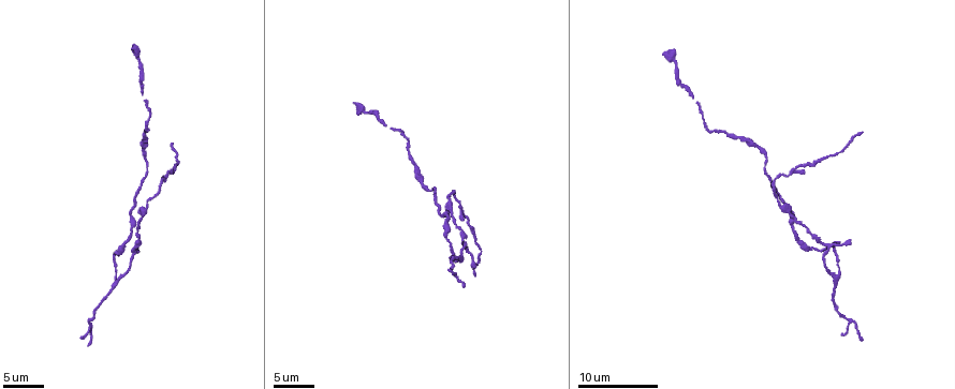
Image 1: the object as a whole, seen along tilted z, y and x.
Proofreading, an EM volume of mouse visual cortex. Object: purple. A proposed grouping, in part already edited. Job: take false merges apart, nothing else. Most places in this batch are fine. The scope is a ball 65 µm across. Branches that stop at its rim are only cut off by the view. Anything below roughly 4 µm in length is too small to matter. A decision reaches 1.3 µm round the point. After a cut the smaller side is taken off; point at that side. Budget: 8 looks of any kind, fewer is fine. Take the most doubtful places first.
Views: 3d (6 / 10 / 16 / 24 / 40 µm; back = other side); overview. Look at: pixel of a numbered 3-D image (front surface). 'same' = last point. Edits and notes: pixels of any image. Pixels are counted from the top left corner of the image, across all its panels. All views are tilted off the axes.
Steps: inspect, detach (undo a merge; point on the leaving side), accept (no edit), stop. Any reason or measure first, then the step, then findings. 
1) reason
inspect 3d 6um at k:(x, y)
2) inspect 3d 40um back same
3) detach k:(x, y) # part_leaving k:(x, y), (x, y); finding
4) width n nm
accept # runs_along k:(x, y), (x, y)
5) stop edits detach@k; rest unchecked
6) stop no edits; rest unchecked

branch point
inspect 3d 16um at 1:(795, 220)

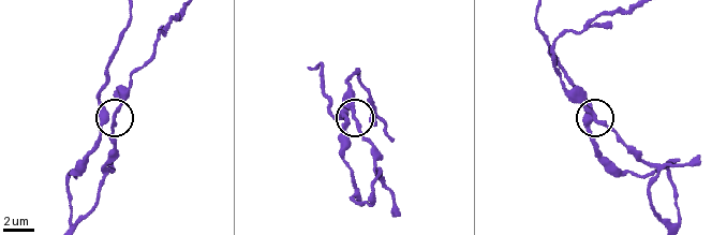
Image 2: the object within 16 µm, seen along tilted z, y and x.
arms 3
accept # runs_along 2:(559, 61), (594, 116), (568, 91); all the same cell

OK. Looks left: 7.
calibre changes
inspect 3d 10um at 1:(111, 290)

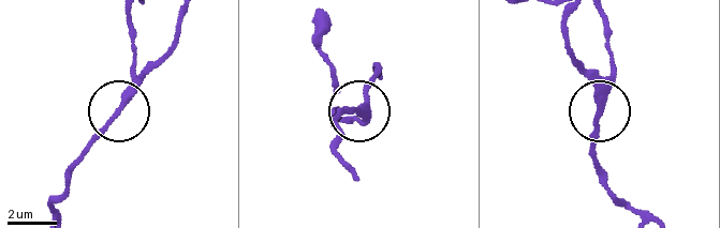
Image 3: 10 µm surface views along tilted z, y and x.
width 230 nm
accept # runs_along 3:(185, 10), (166, 59), (79, 156); one cell here

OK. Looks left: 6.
a narrow waist
inspect 3d 10um at 1:(701, 118)

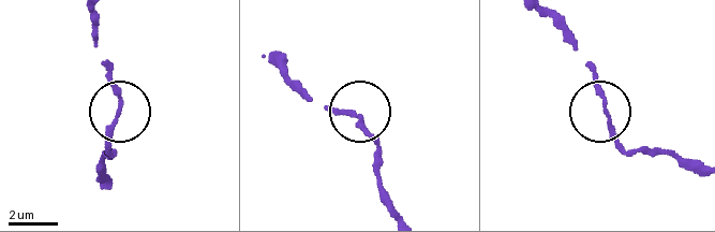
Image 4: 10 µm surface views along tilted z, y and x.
accept # runs_along 4:(395, 212), (377, 175), (371, 133), (357, 117), (308, 102); continuous, no second cell

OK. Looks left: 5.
sudden change in width
inspect 3d 6um at 1:(468, 220)

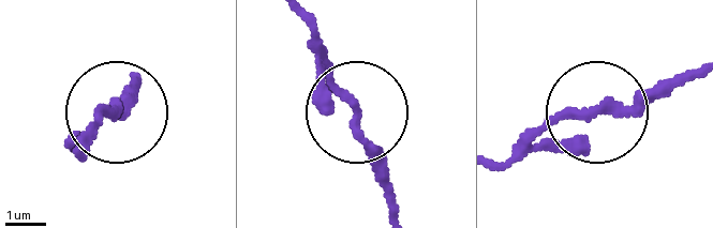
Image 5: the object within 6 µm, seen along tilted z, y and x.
accept # runs_along 5:(295, 11), (392, 190); one cell here

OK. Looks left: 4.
stop no edits; rest unchecked

